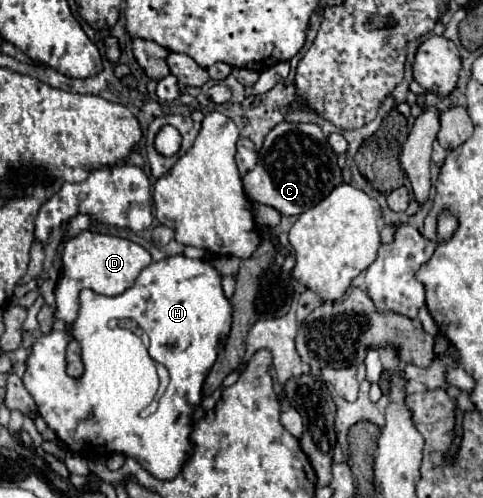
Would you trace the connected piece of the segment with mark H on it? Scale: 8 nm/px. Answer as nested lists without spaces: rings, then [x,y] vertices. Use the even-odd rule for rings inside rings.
[[[175,255],[145,267],[133,283],[133,287],[129,287],[121,295],[105,297],[91,289],[83,289],[79,303],[81,307],[79,317],[73,325],[73,335],[65,331],[51,331],[47,335],[41,335],[33,343],[31,353],[27,357],[23,383],[37,405],[37,413],[43,417],[47,427],[55,431],[59,441],[69,451],[81,457],[91,457],[93,451],[121,453],[125,457],[133,457],[155,479],[175,479],[187,461],[187,451],[189,455],[193,453],[193,445],[189,441],[193,429],[193,411],[203,399],[201,389],[205,377],[213,367],[219,349],[225,345],[227,333],[231,329],[231,303],[223,295],[221,275],[215,267],[201,259]],[[71,337],[79,339],[81,361],[85,361],[83,375],[75,379],[75,387],[67,387],[65,349]],[[161,367],[169,371],[169,383],[159,393]],[[157,395],[157,411],[153,415],[147,415],[145,419],[139,419],[139,411],[143,411],[151,401],[155,401]]]

